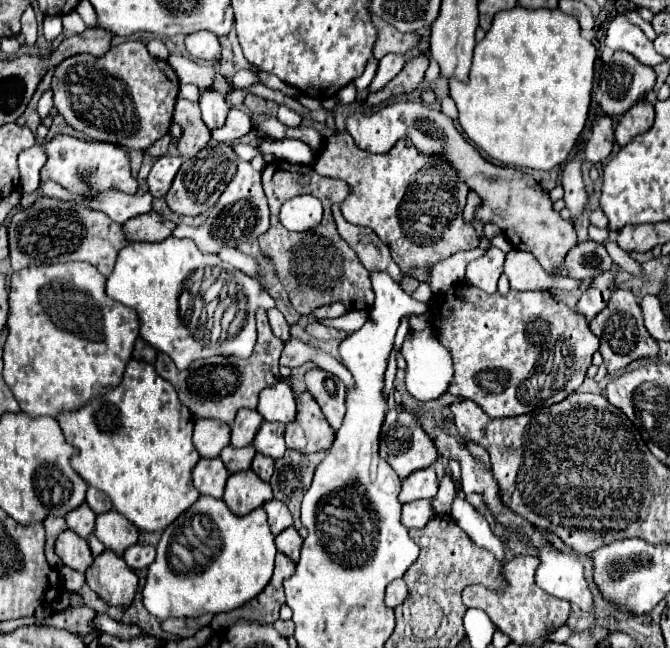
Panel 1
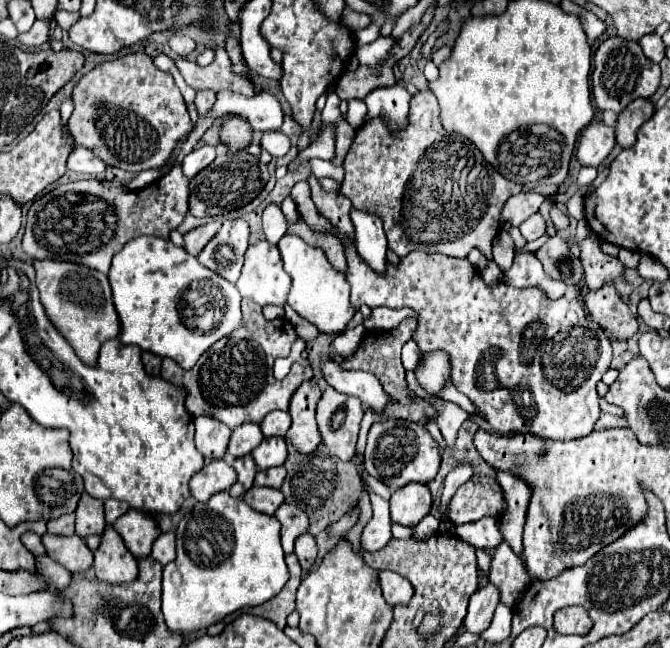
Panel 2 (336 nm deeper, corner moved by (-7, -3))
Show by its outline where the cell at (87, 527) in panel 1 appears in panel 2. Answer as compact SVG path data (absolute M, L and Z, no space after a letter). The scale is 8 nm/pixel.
M87 493L81 495L79 499L79 507L75 511L77 521L75 521L75 529L79 537L87 537L87 535L101 535L105 529L105 515L103 515L103 501L95 499Z

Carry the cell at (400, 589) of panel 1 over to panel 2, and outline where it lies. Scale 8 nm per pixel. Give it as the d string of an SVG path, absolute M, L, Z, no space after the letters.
M381 571L379 573L379 585L381 585L385 601L391 607L393 605L405 605L413 597L411 583L405 577L401 577L401 575L393 573L393 571Z

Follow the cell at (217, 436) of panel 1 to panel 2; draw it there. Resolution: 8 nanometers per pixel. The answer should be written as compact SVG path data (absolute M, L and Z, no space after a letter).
M199 415L195 417L195 445L197 451L207 459L223 459L227 453L231 429L219 423L215 417Z

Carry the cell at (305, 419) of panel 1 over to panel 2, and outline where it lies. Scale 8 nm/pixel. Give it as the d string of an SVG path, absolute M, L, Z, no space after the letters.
M313 379L301 383L301 387L291 397L289 415L293 423L285 437L293 443L293 447L299 453L311 453L321 443L321 435L315 423L315 407L319 399L321 399L321 391Z

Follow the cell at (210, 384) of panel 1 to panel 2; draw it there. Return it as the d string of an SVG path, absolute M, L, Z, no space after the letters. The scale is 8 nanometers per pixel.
M251 299L241 301L241 313L241 327L209 347L193 369L185 371L171 359L163 359L161 369L161 377L165 381L185 389L185 407L193 417L211 415L231 429L247 421L259 423L267 413L275 409L287 411L289 399L295 389L303 381L313 379L311 367L297 363L291 367L289 377L285 377L283 381L277 381L273 377L273 361L277 357L287 357L293 341L297 339L293 325L285 317L267 321L261 315L261 307Z

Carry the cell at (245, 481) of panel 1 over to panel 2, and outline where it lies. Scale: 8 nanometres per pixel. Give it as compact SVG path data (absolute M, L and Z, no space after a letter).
M251 487L251 491L247 491L243 499L255 511L275 515L277 507L283 503L283 493L279 489L273 489L273 487Z

